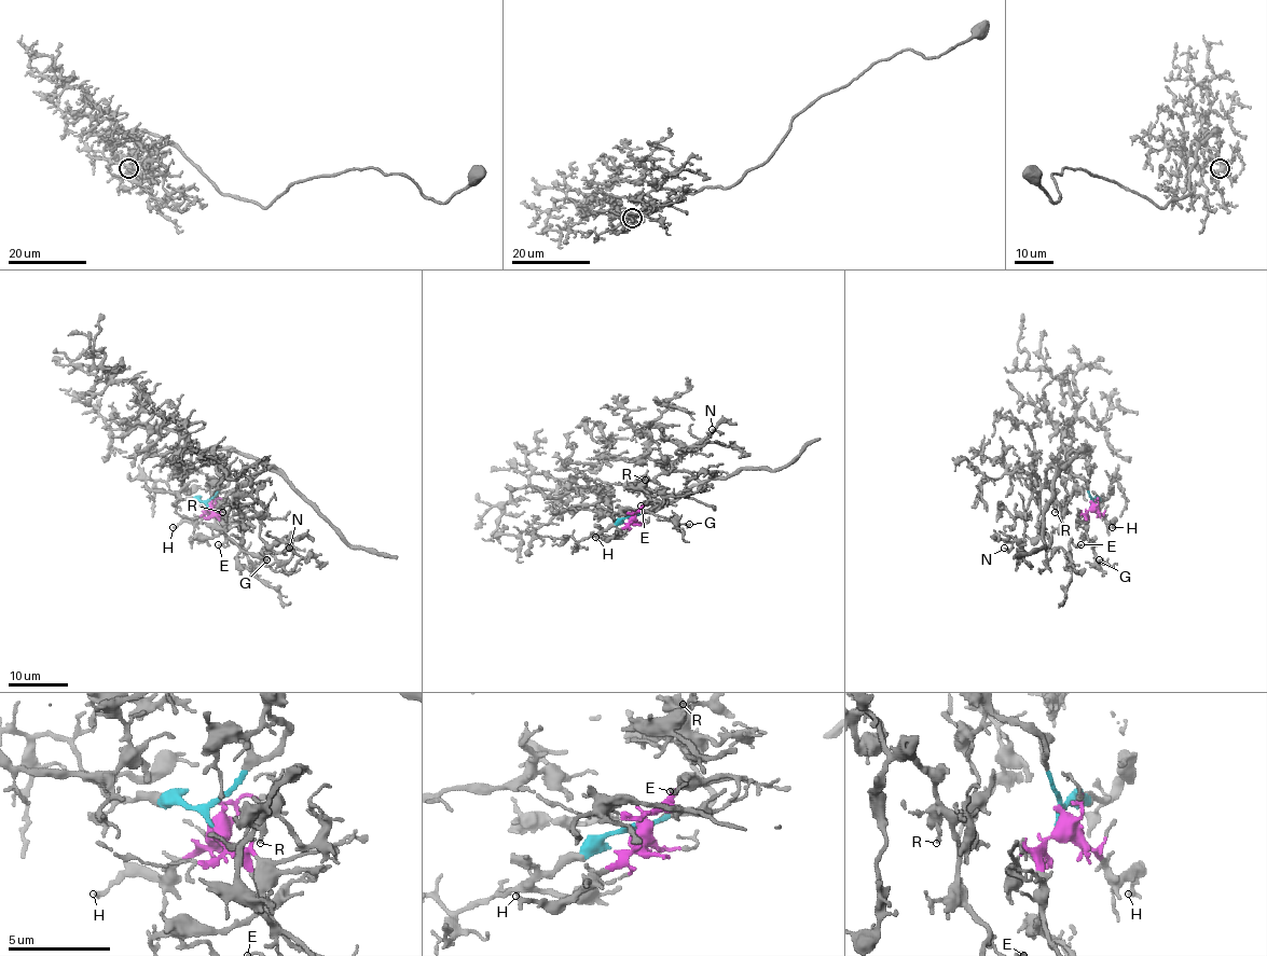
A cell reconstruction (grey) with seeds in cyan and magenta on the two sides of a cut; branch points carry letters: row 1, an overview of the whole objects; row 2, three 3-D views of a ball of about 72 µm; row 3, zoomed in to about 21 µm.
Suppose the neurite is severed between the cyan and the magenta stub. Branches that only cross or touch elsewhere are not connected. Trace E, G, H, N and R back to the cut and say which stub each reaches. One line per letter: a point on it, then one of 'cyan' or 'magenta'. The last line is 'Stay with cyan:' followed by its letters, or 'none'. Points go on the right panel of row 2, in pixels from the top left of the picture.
E: place (1080, 544); cyan
G: place (1099, 559); magenta
H: place (1112, 527); magenta
N: place (1004, 548); cyan
R: place (1055, 512); cyan
Stay with cyan: E, N, R

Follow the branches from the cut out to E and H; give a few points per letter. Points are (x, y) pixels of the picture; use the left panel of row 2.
E: (207, 507), (230, 481), (226, 457), (233, 451), (273, 467), (225, 499), (216, 527), (226, 543), (218, 545)
H: (208, 507), (200, 516), (180, 521), (173, 527)

